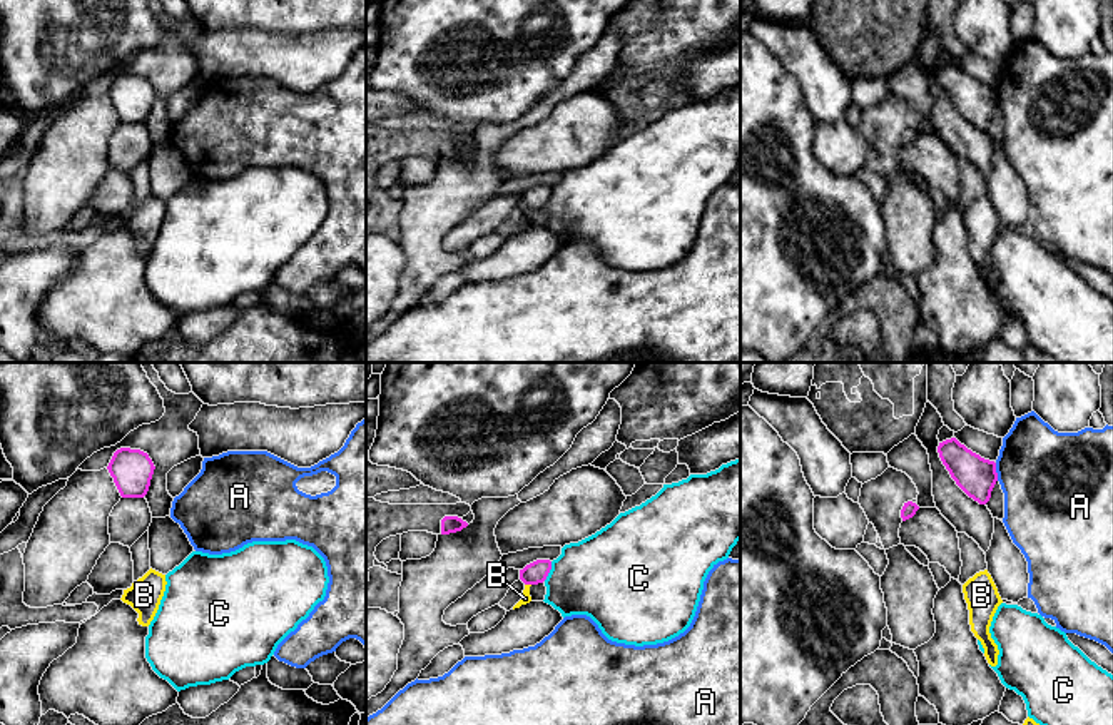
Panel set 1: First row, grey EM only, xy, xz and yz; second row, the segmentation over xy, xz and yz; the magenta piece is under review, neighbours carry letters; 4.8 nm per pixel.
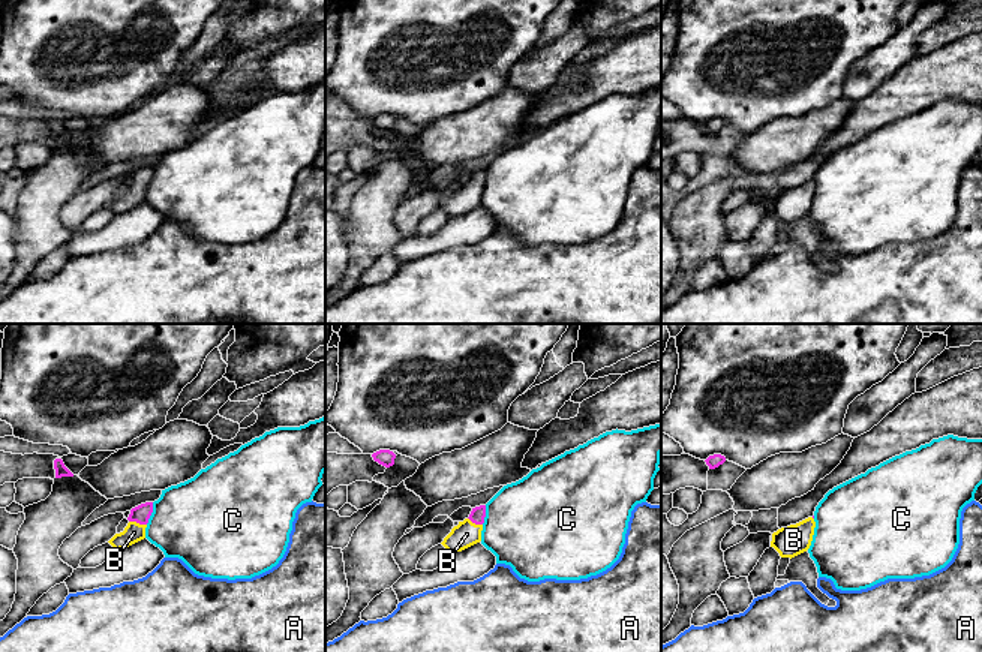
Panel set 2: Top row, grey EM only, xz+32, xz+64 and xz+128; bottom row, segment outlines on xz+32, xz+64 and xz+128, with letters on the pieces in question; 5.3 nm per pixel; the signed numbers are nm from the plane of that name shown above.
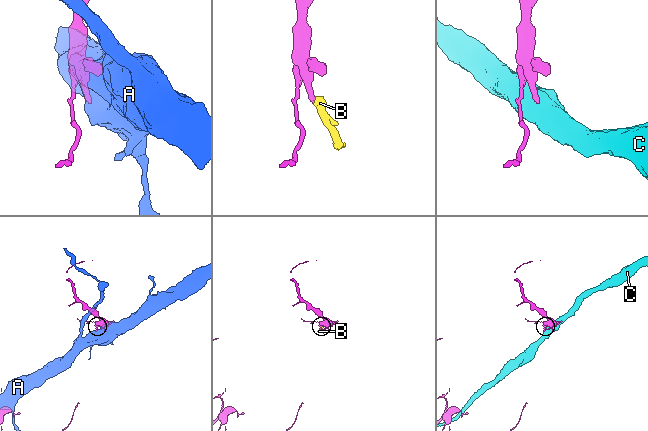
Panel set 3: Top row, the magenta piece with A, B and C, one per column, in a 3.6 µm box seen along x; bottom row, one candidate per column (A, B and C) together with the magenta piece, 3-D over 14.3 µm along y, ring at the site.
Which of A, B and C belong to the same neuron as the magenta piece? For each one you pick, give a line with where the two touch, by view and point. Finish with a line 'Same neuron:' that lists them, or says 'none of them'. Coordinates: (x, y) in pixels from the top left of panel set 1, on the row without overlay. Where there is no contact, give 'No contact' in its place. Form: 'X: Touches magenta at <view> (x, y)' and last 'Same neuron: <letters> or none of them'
B: Touches magenta at xz (528, 209)
Same neuron: B

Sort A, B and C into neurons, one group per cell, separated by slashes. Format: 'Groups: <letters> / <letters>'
Groups: A / B / C

